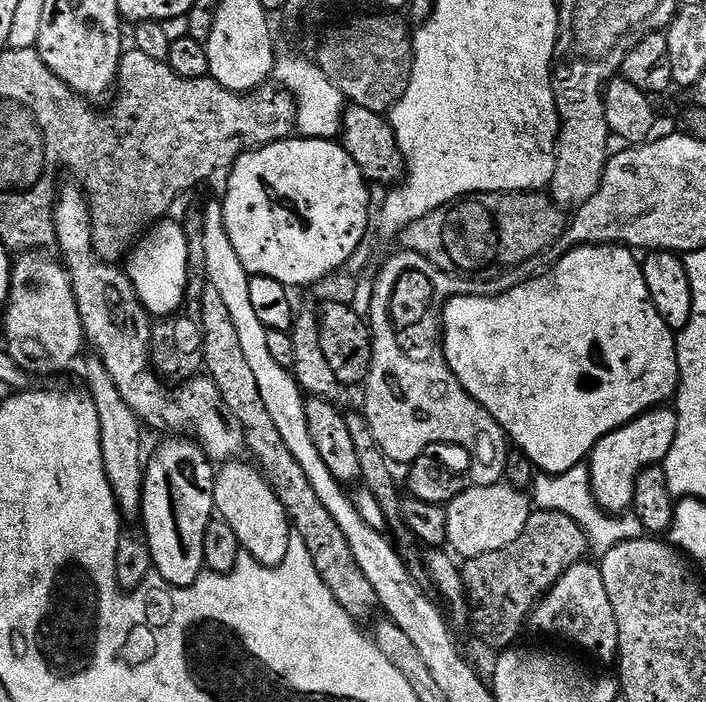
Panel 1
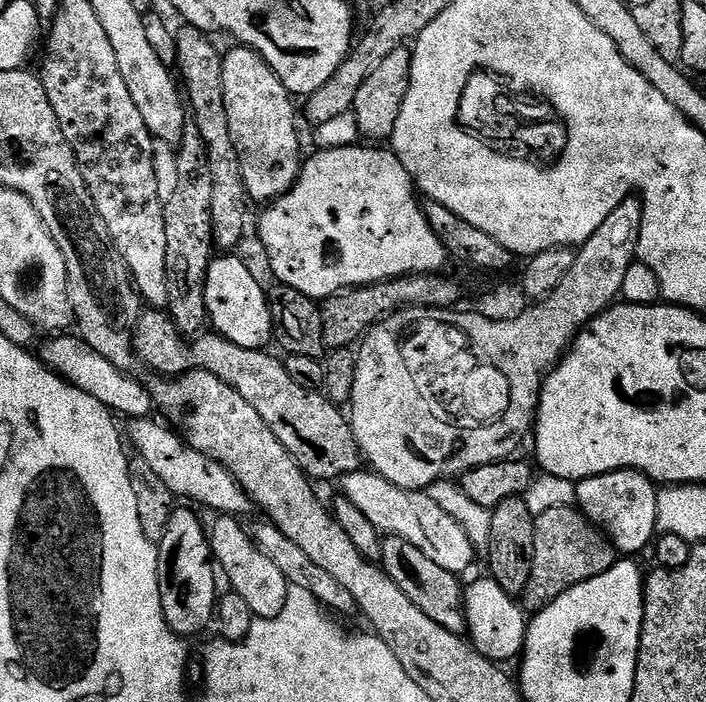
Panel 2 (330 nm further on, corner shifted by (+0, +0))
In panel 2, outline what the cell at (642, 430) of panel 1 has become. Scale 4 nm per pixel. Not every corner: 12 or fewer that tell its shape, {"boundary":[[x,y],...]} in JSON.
{"boundary":[[624,469],[579,481],[579,511],[624,556],[658,532],[657,491]]}

